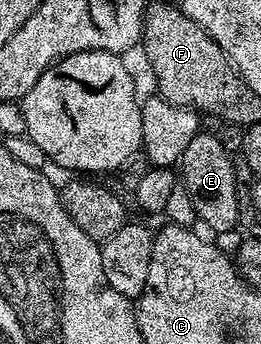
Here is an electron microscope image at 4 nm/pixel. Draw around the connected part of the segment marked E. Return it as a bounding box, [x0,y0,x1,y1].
[179,131,239,233]

